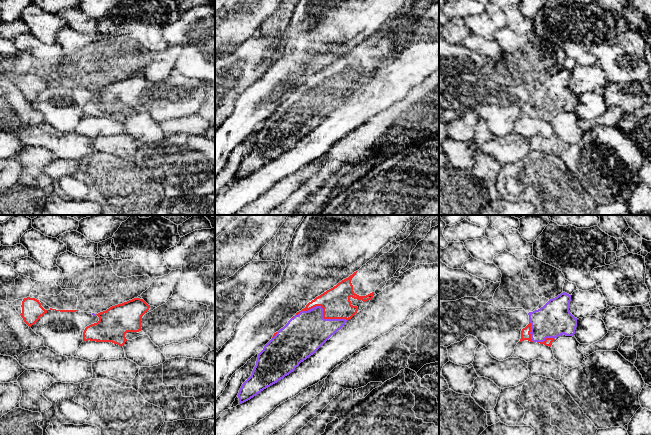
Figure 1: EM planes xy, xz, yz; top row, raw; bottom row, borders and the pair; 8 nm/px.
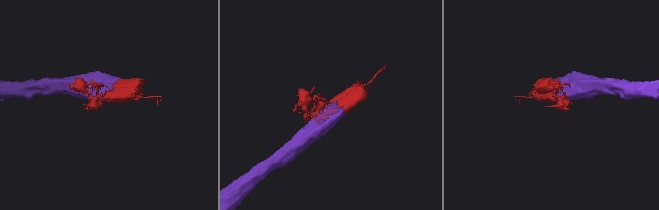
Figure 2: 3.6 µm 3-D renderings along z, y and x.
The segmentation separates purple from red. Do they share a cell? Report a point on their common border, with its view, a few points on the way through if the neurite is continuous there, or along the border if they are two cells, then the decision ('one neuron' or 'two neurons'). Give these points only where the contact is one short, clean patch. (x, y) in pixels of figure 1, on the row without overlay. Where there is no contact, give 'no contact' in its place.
xz (322, 88) | one neuron

